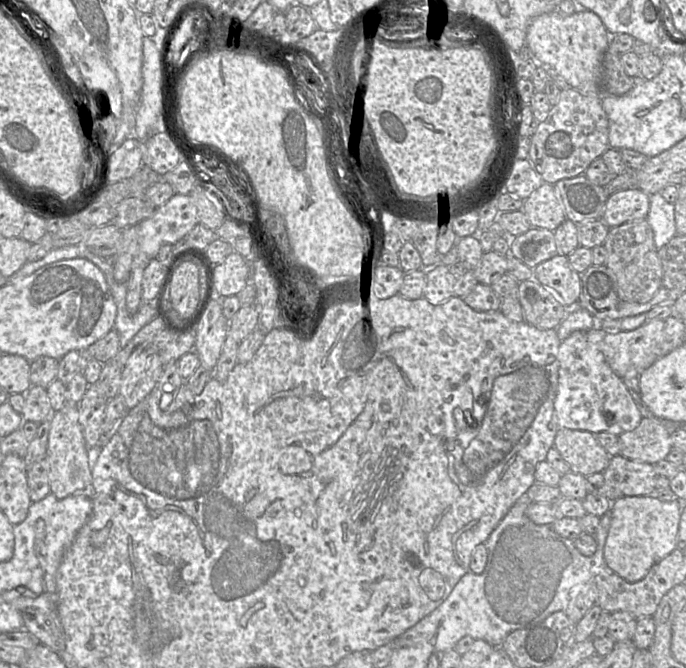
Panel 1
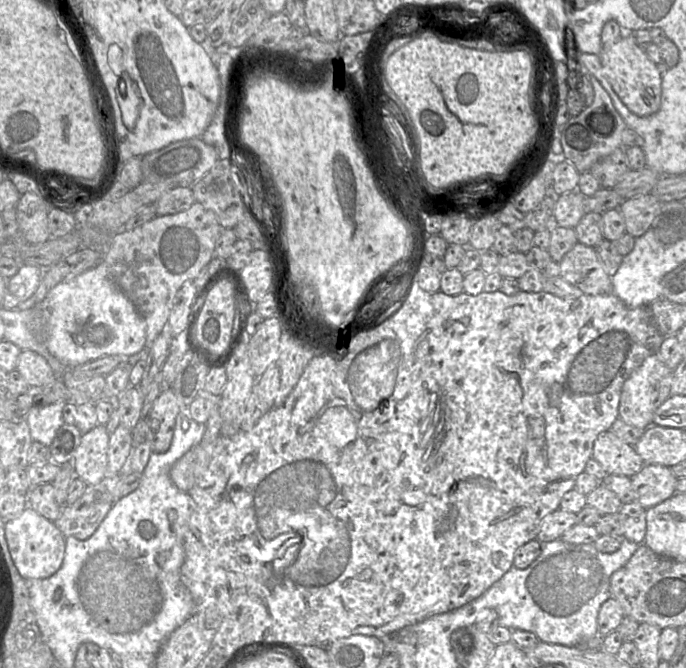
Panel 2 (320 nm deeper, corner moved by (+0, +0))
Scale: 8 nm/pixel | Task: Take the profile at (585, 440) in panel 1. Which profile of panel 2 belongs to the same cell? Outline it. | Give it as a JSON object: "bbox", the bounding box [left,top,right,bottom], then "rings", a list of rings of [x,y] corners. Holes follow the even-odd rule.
{"bbox":[592,431,645,477],"rings":[[[611,431],[599,434],[593,445],[592,459],[609,475],[633,477],[645,465],[634,446],[623,442]]]}

